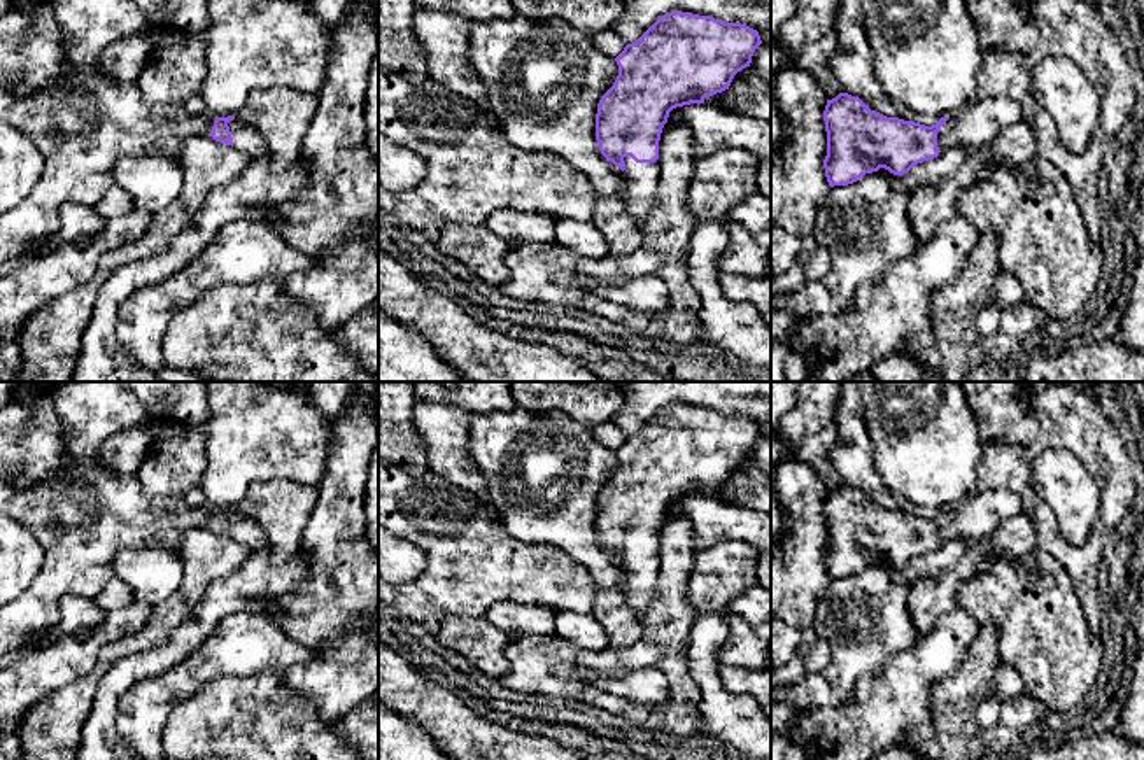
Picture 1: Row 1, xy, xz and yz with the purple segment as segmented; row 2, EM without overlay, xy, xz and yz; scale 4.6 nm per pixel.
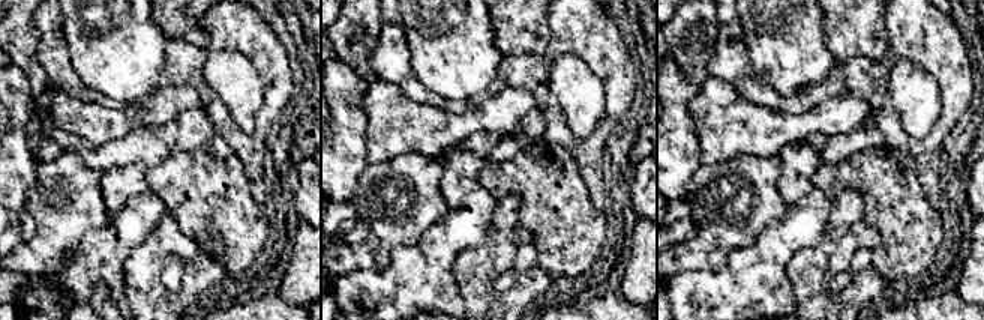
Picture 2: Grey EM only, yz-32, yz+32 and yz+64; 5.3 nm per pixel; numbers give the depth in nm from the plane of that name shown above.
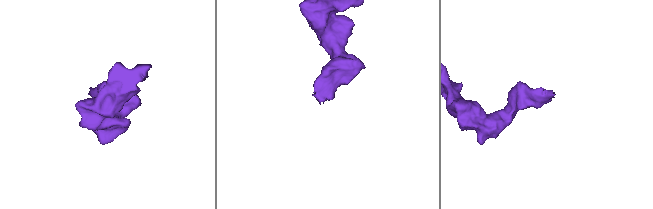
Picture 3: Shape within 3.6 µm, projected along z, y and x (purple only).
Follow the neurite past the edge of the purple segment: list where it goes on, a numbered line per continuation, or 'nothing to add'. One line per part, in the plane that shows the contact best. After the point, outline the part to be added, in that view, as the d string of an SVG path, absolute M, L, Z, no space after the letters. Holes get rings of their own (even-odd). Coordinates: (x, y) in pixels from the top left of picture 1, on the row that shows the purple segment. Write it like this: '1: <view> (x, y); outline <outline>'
1: xz (640, 179); outline M625 156L624 163L622 198L636 222L643 222L652 208L660 170L657 161L636 163L631 156Z

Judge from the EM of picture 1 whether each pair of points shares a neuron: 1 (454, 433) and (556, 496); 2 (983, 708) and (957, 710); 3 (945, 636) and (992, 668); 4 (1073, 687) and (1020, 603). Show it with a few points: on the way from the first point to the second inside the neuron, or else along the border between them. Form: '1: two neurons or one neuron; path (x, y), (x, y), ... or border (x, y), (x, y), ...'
1: two neurons; border (470, 415), (468, 454), (484, 477)
2: two neurons; border (976, 703), (976, 722), (981, 727)
3: two neurons; border (973, 645), (962, 664)
4: one neuron; path (1059, 666), (1059, 655), (1039, 624)

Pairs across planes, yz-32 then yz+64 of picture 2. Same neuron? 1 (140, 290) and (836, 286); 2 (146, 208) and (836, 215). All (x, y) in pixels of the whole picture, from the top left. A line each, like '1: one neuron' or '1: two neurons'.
1: two neurons
2: two neurons

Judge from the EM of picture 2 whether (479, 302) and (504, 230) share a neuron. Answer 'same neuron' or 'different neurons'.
same neuron

